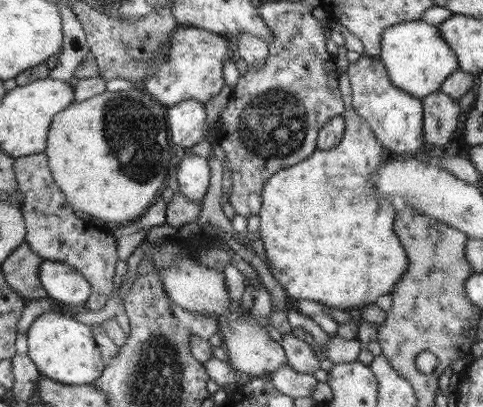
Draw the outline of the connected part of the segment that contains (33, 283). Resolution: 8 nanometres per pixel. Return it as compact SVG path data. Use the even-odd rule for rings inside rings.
M24 241L1 265L7 284L27 301L48 298L39 278L42 260L43 258L32 251L30 245Z

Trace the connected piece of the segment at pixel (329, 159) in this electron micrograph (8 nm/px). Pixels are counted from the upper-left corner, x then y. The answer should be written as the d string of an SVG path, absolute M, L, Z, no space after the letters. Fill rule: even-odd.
M353 109L344 111L342 117L344 117L346 128L342 140L336 146L328 152L314 151L311 156L301 160L298 164L284 169L281 168L276 174L270 176L270 180L264 184L264 188L262 188L262 210L258 212L260 216L259 229L266 250L270 271L276 278L276 281L282 285L287 295L292 297L292 300L312 300L313 302L320 302L331 308L358 310L362 309L363 306L375 304L377 298L380 298L380 296L390 295L395 287L395 283L399 282L400 278L407 272L409 262L408 253L406 253L402 241L398 239L398 235L396 235L396 231L394 231L396 202L376 195L375 182L372 181L372 174L374 174L392 154L386 156L385 146L378 142L374 131L368 127L361 116L358 116Z

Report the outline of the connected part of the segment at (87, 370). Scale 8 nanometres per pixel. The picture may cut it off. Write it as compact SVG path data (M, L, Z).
M46 312L40 315L25 335L28 344L28 356L37 366L41 375L50 380L67 385L92 385L102 376L105 362L101 351L95 345L93 331L74 317Z

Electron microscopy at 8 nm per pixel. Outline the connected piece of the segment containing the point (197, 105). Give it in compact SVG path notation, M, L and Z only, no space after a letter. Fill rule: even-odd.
M186 100L167 108L169 138L186 150L203 140L206 107L196 100Z

